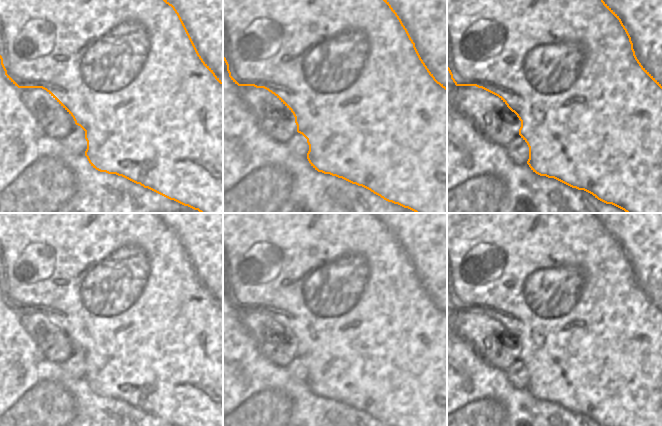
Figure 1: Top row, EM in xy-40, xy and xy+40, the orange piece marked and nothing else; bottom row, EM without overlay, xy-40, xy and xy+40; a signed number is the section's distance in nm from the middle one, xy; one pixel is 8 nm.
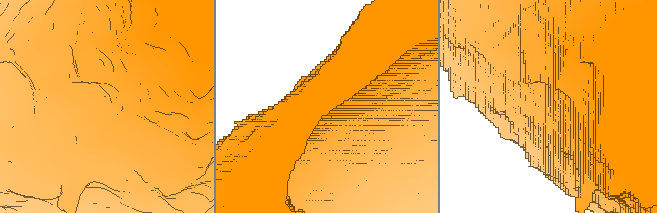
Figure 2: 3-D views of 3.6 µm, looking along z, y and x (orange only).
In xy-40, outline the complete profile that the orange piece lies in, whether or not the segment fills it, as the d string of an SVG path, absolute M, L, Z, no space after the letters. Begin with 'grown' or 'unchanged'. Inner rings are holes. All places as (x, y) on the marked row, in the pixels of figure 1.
grown | M0 0L0 59L5 75L15 86L46 90L85 131L85 156L93 168L122 176L200 213L223 213L223 0Z

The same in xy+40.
grown | M447 0L447 70L456 86L476 86L498 96L521 121L519 135L529 147L527 164L540 176L584 190L626 213L662 213L662 0Z

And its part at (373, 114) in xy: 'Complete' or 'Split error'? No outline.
Split error.

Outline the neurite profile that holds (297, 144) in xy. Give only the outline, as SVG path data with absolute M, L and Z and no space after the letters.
M296 132L286 142L284 142L284 144L292 154L302 158L307 158L309 145L307 139L302 134Z

